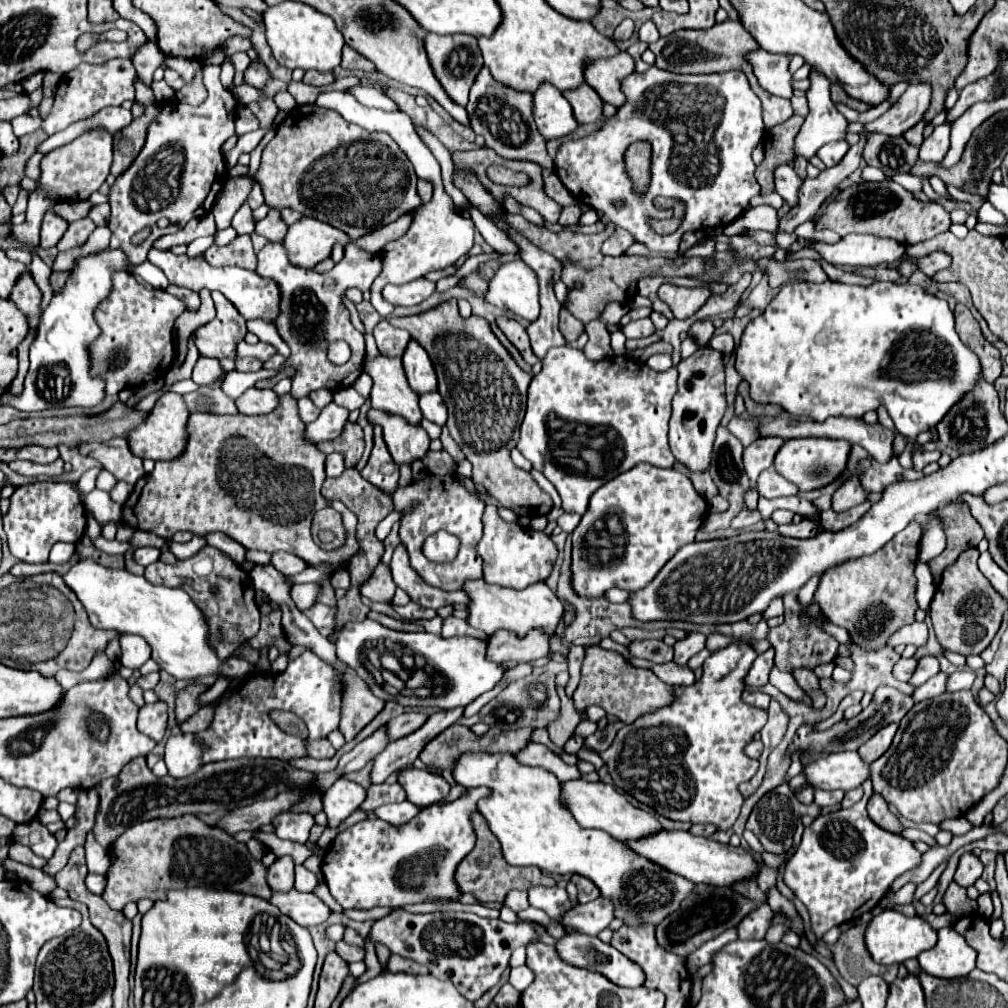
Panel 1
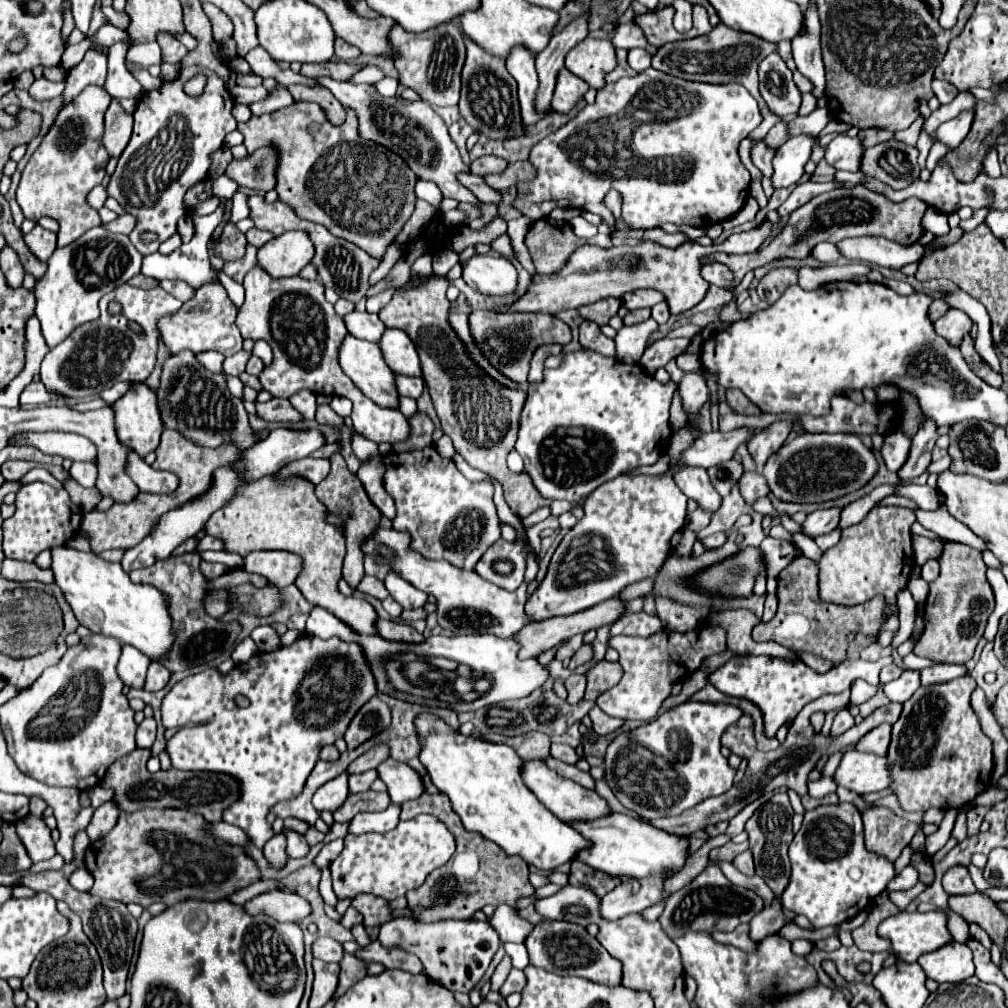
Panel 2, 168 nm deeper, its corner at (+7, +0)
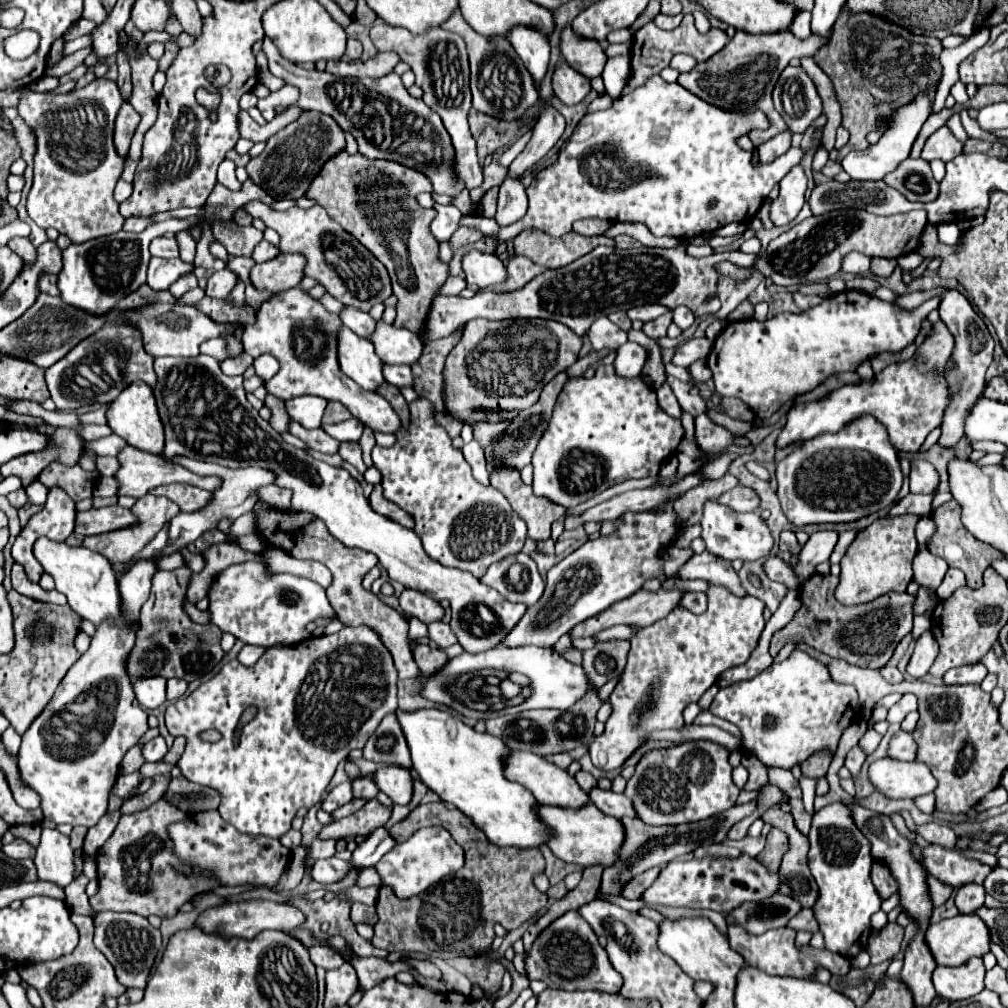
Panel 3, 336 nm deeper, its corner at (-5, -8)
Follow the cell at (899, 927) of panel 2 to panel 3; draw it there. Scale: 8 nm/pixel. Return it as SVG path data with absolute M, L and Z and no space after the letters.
M975 913L955 915L931 923L925 943L937 965L961 965L989 951L989 931Z

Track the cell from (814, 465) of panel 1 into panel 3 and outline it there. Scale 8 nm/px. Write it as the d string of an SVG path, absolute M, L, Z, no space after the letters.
M871 415L851 423L851 427L845 427L835 435L819 435L815 439L809 439L777 463L777 495L783 513L797 527L809 523L849 523L881 511L895 501L901 483L903 473L899 469L897 451L895 447L891 447L885 427L871 419Z

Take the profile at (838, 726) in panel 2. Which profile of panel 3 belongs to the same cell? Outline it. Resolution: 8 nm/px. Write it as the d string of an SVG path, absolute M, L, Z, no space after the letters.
M855 745L855 747L847 753L847 757L845 757L845 767L847 767L853 775L857 775L859 769L861 769L861 765L863 765L863 761L865 761L865 751L863 751L859 745Z

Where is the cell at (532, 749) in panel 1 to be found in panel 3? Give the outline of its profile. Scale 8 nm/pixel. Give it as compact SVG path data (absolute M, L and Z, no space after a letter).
M593 787L591 793L589 793L589 797L591 797L591 803L597 805L605 815L611 815L615 819L621 819L623 815L637 817L635 811L633 811L633 807L631 807L631 799L627 799L625 795Z

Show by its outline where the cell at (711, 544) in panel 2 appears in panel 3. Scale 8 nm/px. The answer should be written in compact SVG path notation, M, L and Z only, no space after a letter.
M709 551L693 555L677 571L677 575L685 577L685 579L703 579L703 581L711 581L711 583L717 583L717 585L725 585L735 595L745 595L735 569L731 567L731 561L721 559L721 557L717 557Z

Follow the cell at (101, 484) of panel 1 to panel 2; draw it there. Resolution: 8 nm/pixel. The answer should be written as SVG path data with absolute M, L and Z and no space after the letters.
M85 461L85 463L73 463L69 469L71 477L83 485L83 487L95 487L95 479L97 479L97 465L93 461Z

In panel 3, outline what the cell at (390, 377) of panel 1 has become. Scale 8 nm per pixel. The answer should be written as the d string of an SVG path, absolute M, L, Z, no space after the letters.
M347 327L339 333L339 367L365 391L375 393L385 383L383 361L377 357L373 343Z

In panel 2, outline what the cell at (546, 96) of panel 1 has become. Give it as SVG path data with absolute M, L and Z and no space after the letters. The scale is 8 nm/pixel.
M515 47L511 49L511 55L507 57L507 71L515 77L519 85L519 103L521 103L521 119L523 125L535 125L539 119L543 119L547 113L535 111L535 91L537 91L537 71L535 71L535 55L527 51L527 47Z

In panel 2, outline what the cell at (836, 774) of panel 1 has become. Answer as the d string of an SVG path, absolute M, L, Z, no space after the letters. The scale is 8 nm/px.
M857 749L843 755L841 765L833 777L837 785L843 785L857 793L873 793L891 785L887 759L871 753L861 753Z

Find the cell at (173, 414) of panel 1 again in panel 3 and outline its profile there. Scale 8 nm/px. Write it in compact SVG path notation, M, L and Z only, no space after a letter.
M131 383L131 387L127 387L119 395L119 399L115 399L111 403L111 409L107 413L107 425L113 429L113 433L117 433L121 439L125 439L131 447L153 453L153 455L161 455L163 443L165 443L163 423L157 413L157 403L155 403L153 391L145 383Z

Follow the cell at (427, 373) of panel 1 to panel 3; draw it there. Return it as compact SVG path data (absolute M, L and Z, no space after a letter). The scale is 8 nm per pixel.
M377 321L375 335L371 337L379 359L387 365L413 365L423 353L423 341L407 329Z

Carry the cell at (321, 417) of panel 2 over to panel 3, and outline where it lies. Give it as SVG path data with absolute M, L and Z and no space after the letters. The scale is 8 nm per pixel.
M343 441L341 447L339 447L339 455L341 455L345 461L349 461L351 465L355 465L361 473L367 469L365 463L363 463L363 459L361 459L361 447L359 447L357 441Z

